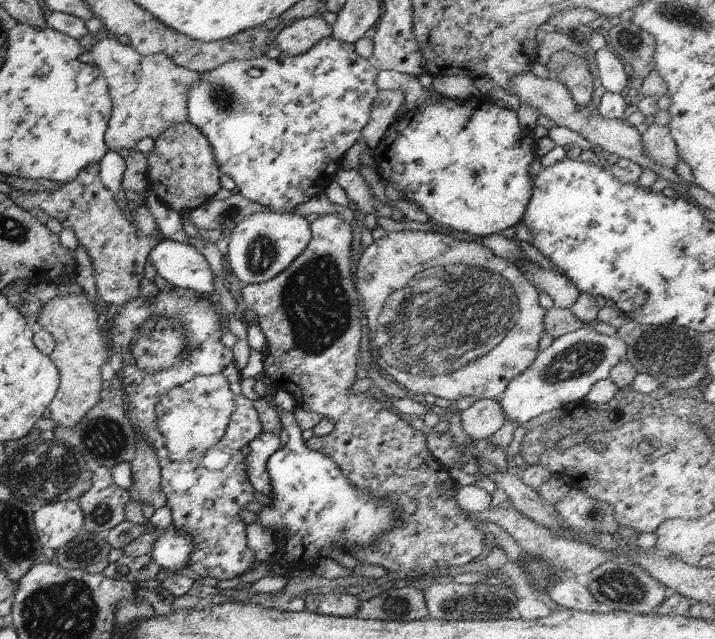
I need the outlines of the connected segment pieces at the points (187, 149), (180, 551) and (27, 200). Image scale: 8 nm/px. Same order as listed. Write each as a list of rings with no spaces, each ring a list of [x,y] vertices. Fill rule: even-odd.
[[[190,122],[173,124],[155,140],[154,150],[145,157],[148,190],[182,214],[202,206],[221,189],[213,148],[200,128]]]
[[[167,506],[156,509],[148,519],[155,526],[155,537],[150,555],[162,569],[176,573],[190,573],[189,561],[197,549],[190,533],[177,531],[175,520]]]
[[[92,161],[80,169],[74,180],[62,183],[54,191],[26,192],[17,201],[27,211],[42,210],[50,219],[56,219],[63,228],[70,228],[84,246],[92,261],[95,284],[100,300],[112,309],[122,308],[132,297],[142,294],[139,289],[149,252],[166,236],[158,231],[156,236],[136,236],[136,223],[128,220],[115,199],[115,194],[104,186],[100,175],[100,163]]]

